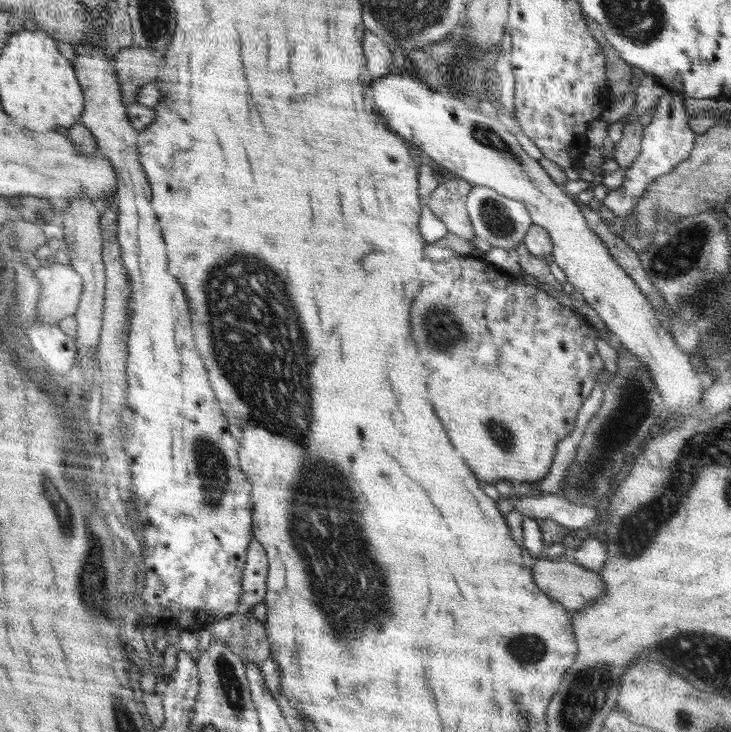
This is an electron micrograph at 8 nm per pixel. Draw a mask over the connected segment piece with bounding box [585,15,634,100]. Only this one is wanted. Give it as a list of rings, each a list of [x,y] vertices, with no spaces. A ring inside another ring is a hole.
[[[586,15],[585,22],[588,30],[594,34],[596,42],[600,44],[602,54],[606,56],[607,82],[610,92],[619,100],[624,94],[628,94],[630,90],[634,90],[634,87],[631,85],[633,78],[628,64],[620,57],[620,53],[616,52],[614,47],[608,43],[608,39],[604,39],[601,27],[592,18]]]

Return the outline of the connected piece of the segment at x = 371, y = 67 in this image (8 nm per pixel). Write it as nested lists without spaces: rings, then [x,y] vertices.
[[[368,29],[364,30],[362,50],[367,60],[368,72],[373,79],[393,72],[392,49]]]

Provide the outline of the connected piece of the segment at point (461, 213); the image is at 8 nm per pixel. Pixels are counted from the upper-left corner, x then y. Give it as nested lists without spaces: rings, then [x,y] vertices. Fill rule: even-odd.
[[[448,180],[440,183],[428,197],[428,208],[438,216],[438,219],[446,226],[446,229],[452,235],[458,236],[463,240],[470,241],[475,238],[474,230],[466,210],[466,197],[470,192],[472,184],[464,180]]]

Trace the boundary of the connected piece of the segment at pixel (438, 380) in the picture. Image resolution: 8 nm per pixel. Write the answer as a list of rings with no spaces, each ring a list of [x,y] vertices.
[[[468,256],[453,260],[420,260],[414,274],[418,274],[418,272],[422,274],[422,276],[418,276],[422,290],[420,290],[420,296],[416,296],[412,302],[410,316],[412,316],[412,332],[418,340],[416,344],[420,344],[422,370],[426,374],[430,372],[426,378],[428,388],[424,392],[426,402],[434,408],[436,416],[440,416],[454,448],[460,450],[460,454],[464,456],[464,460],[468,462],[468,466],[472,468],[476,478],[483,484],[495,484],[499,480],[520,480],[523,483],[541,481],[550,472],[558,442],[573,431],[578,410],[582,408],[582,404],[590,396],[590,392],[594,390],[594,382],[604,368],[594,342],[597,330],[588,325],[582,315],[571,310],[568,306],[560,304],[555,297],[548,295],[540,288],[526,286],[522,280],[512,280],[483,258]]]

